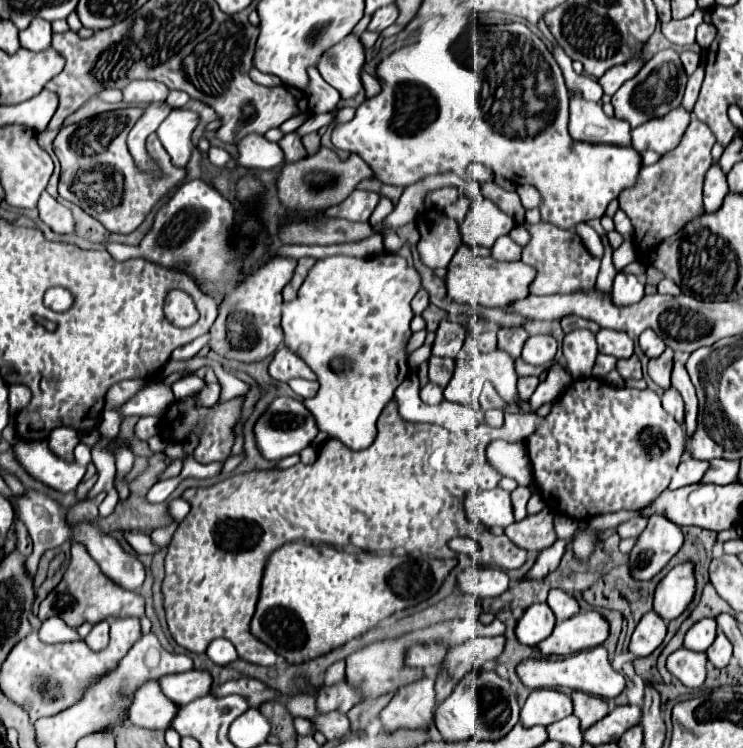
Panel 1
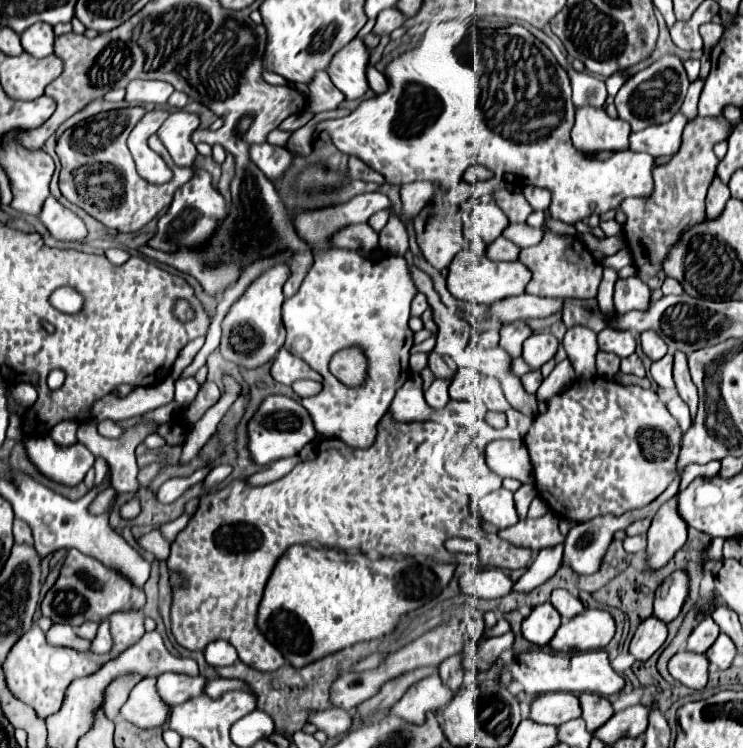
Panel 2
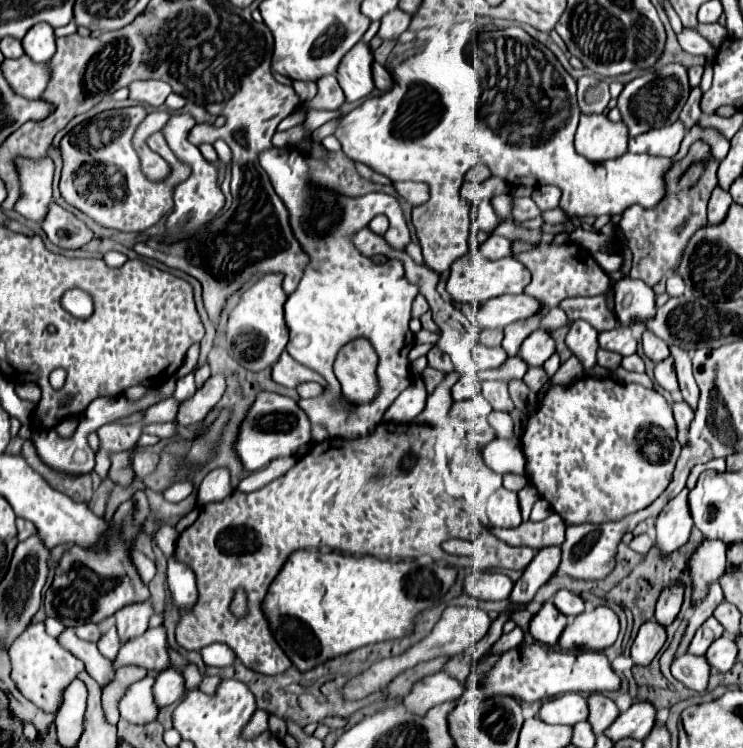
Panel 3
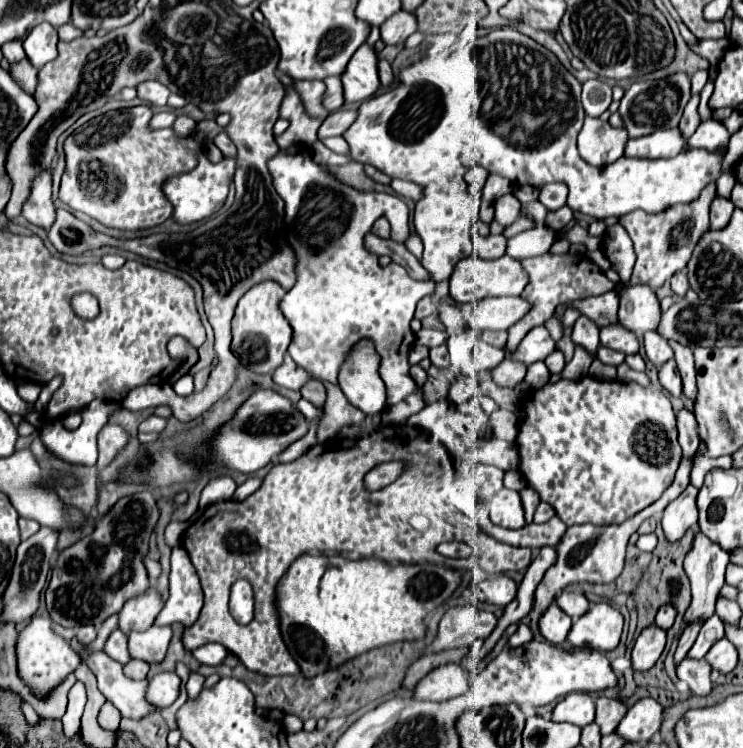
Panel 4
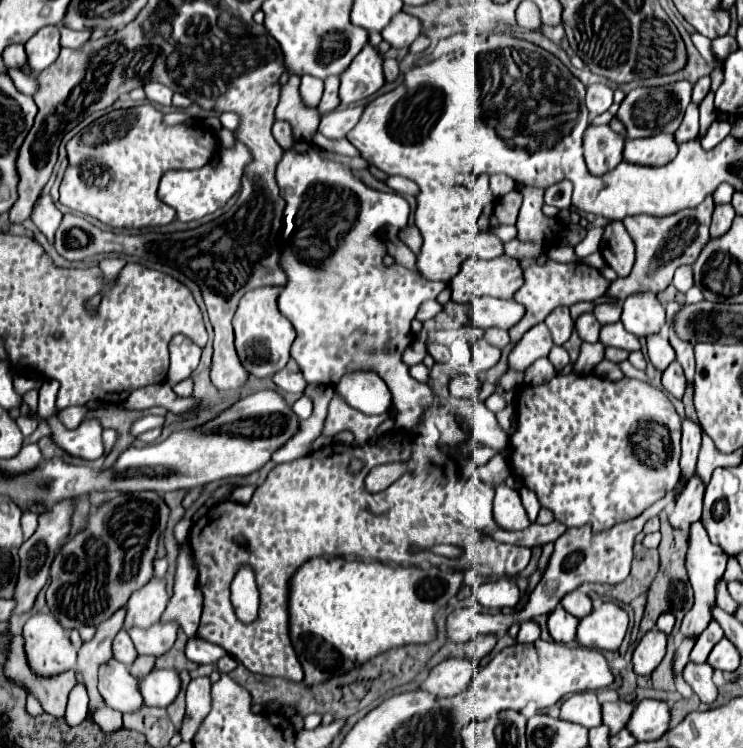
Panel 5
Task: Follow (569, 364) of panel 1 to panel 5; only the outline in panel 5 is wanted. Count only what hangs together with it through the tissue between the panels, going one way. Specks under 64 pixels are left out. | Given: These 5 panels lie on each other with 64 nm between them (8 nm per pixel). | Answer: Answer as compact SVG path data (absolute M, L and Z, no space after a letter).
M586 312L586 314L582 314L582 316L576 320L574 328L576 328L576 332L578 332L578 336L580 336L582 342L598 342L598 332L600 332L602 326L600 326L600 322L594 318L592 312Z

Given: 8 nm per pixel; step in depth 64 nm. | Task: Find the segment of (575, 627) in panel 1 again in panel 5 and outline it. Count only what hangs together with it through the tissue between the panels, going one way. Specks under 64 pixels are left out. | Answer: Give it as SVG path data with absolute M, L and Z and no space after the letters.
M604 602L578 622L576 642L596 650L618 650L628 630L628 614L614 602Z

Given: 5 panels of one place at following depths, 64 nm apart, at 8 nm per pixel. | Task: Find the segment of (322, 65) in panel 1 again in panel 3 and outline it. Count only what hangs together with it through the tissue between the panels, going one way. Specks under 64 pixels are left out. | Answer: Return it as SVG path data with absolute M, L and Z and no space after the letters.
M358 42L354 44L336 70L336 80L346 96L348 102L364 100L372 90L372 52L368 44Z

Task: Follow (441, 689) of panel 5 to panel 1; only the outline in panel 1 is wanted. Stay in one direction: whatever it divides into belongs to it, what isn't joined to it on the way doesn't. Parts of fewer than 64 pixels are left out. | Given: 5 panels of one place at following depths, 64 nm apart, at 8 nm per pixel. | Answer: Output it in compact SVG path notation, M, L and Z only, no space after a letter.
M424 678L396 690L392 700L380 710L380 730L394 732L398 728L420 730L432 724L434 710L434 678Z

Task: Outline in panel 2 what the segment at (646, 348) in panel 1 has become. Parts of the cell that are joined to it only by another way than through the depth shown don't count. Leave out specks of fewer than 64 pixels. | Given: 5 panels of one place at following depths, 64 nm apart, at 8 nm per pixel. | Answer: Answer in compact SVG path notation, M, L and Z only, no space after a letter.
M646 330L642 334L642 350L650 360L660 360L666 354L666 344L656 332Z

